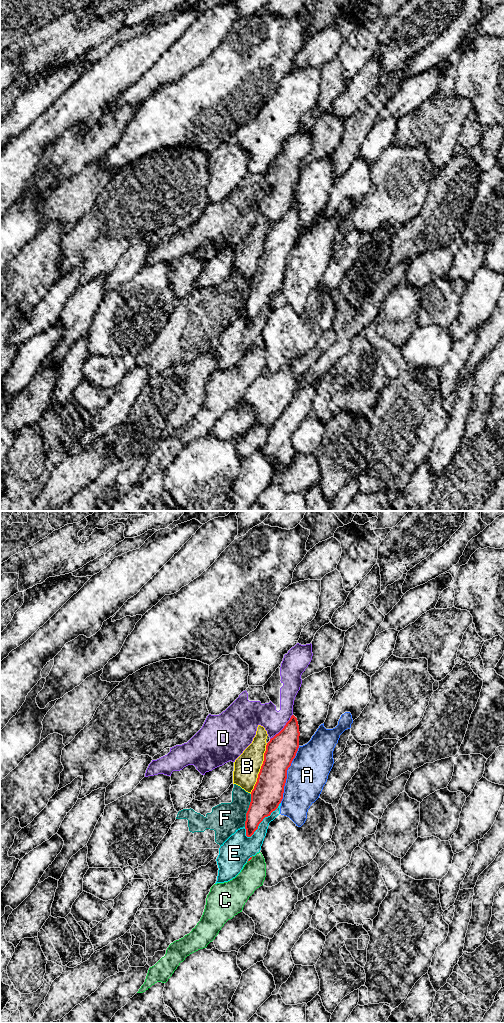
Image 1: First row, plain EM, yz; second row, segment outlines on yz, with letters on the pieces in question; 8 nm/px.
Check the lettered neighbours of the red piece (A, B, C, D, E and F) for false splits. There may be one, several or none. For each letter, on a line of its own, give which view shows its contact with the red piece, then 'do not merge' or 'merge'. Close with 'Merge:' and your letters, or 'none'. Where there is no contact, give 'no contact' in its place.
A: meets red in yz; do not merge
B: meets red in yz; do not merge
C: meets red in yz; do not merge
D: meets red in yz; do not merge
E: meets red in yz; do not merge
F: meets red in yz; do not merge
Merge: none

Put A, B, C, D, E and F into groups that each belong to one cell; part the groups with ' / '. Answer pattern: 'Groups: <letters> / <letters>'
Groups: A / B / C / D / E F

